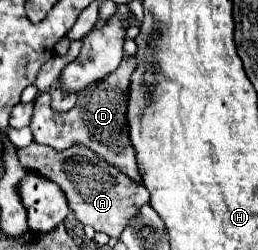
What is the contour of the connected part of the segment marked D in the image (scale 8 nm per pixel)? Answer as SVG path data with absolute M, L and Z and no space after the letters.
M135 56L125 58L121 66L115 72L111 72L105 80L99 80L97 84L85 88L85 92L81 90L81 94L77 94L77 104L67 114L53 114L49 106L51 104L49 92L41 92L35 100L33 118L29 124L33 138L39 144L47 144L55 150L63 150L73 144L85 144L91 150L95 150L101 158L105 158L109 164L121 168L121 172L125 172L129 178L141 182L137 162L135 162L135 150L131 146L127 124L125 124L129 76L135 70L135 66L137 66Z

